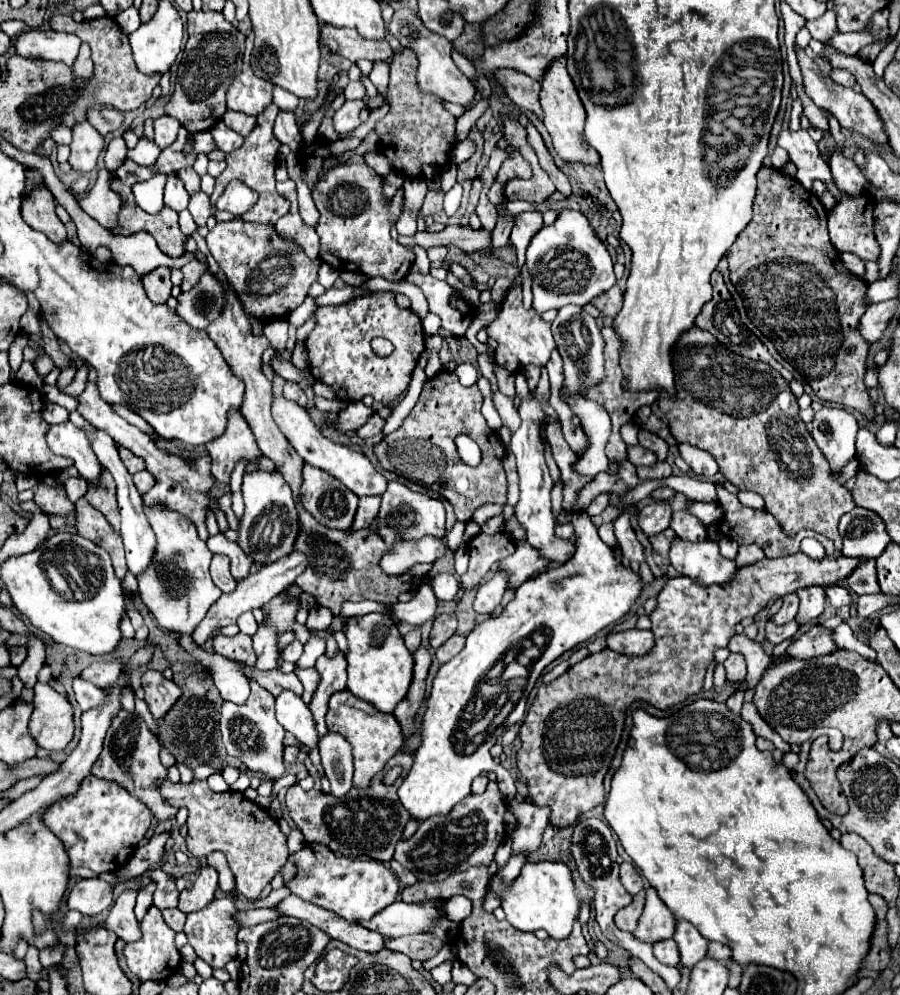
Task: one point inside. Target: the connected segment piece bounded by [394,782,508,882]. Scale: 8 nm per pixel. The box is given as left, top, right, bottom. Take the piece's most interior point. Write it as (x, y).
(433, 852)

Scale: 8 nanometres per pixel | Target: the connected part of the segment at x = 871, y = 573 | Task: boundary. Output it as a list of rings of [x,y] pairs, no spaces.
[[[866,560],[864,564],[860,564],[860,568],[850,574],[850,578],[846,580],[848,588],[852,592],[856,592],[858,596],[862,594],[880,594],[880,586],[878,586],[878,578],[876,578],[876,562],[874,560]]]

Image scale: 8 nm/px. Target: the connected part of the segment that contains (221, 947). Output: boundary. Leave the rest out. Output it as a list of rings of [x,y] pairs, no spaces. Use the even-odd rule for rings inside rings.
[[[216,898],[204,910],[190,912],[186,916],[184,934],[188,936],[188,944],[196,950],[198,958],[208,962],[212,968],[224,968],[226,962],[236,958],[236,952],[238,952],[238,938],[236,938],[236,934],[240,930],[240,922],[236,920],[238,912],[240,910],[234,906],[234,900],[230,900],[230,898]]]

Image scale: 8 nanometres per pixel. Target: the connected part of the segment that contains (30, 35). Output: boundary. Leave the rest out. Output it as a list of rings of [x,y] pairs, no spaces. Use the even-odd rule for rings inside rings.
[[[26,30],[14,40],[14,50],[26,58],[46,58],[72,66],[80,50],[80,38],[54,30]]]

